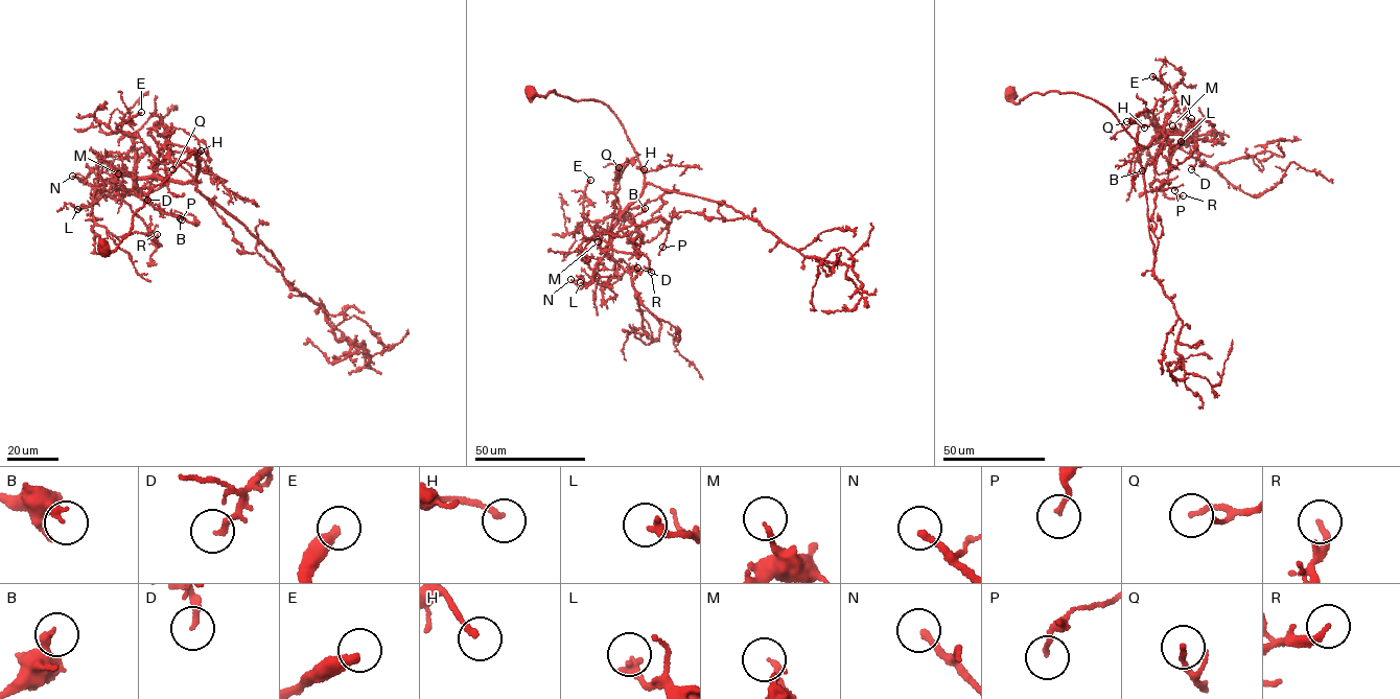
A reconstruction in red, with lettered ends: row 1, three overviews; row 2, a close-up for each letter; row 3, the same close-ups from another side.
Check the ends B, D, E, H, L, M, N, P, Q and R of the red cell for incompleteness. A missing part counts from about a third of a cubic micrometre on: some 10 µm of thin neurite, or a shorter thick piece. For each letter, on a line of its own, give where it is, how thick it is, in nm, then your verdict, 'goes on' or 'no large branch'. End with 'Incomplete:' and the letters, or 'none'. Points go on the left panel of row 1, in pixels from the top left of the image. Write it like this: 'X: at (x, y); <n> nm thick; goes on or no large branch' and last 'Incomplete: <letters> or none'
B: at (180, 218); 280 nm thick; no large branch
D: at (147, 200); 140 nm thick; no large branch
E: at (141, 112); 360 nm thick; goes on
H: at (201, 150); 200 nm thick; no large branch
L: at (77, 209); 300 nm thick; no large branch
M: at (118, 173); 160 nm thick; no large branch
N: at (72, 176); 220 nm thick; goes on
P: at (182, 219); 150 nm thick; no large branch
Q: at (172, 169); 180 nm thick; no large branch
R: at (157, 234); 240 nm thick; no large branch
Incomplete: E, N

